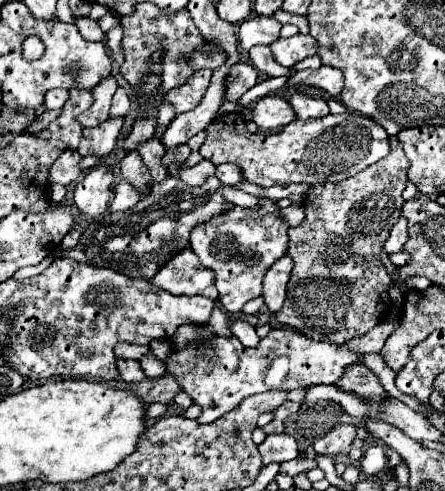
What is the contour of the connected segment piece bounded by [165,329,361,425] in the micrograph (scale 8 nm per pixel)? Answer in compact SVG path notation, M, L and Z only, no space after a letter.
M271 329L265 339L259 341L255 349L243 347L237 337L219 337L219 335L207 335L205 331L197 341L193 341L187 349L183 351L173 351L171 359L165 361L167 371L175 377L175 381L187 391L187 395L197 403L203 413L195 419L197 423L213 423L231 409L235 409L245 397L263 393L269 389L299 389L299 387L309 387L309 385L321 385L321 383L337 383L343 375L343 369L351 363L359 363L361 355L351 353L345 345L331 345L325 341L313 341L307 339L305 335L291 331L291 329Z

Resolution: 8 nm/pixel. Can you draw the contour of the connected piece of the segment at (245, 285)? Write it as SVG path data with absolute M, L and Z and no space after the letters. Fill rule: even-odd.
M259 197L257 209L233 205L225 213L205 221L205 225L195 225L191 229L191 249L199 257L201 265L213 269L219 301L227 313L239 313L247 301L261 295L263 275L289 249L289 227L291 225L281 217L277 201Z

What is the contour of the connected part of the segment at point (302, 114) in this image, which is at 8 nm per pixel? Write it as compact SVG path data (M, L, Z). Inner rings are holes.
M303 93L291 95L289 103L293 105L297 119L319 119L319 117L325 117L329 113L329 107L323 99L313 99L313 97L307 97Z

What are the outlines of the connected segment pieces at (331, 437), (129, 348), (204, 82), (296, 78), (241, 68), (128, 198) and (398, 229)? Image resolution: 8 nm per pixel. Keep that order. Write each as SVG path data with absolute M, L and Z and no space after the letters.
M339 425L333 431L329 431L327 435L323 435L321 439L315 439L313 451L335 457L339 453L349 451L353 439L355 439L355 425Z
M129 343L115 345L115 357L117 359L141 359L145 353L149 353L149 347L129 345Z
M199 69L189 77L189 81L185 85L181 85L179 89L169 91L165 99L169 103L173 103L177 113L189 111L189 109L199 105L201 97L205 95L205 91L209 87L209 81L211 81L211 69Z
M319 67L315 71L301 71L301 73L291 75L287 81L287 87L295 87L295 85L317 87L317 89L329 93L331 97L339 97L341 87L343 87L343 75L337 69Z
M239 63L229 71L229 89L225 93L227 101L237 101L245 91L249 91L257 83L257 71L253 65Z
M121 179L115 187L113 187L113 199L111 199L111 211L127 211L133 205L137 205L137 201L141 201L141 193L125 179Z
M401 217L399 221L397 221L397 225L393 225L393 229L391 229L391 233L389 233L389 239L385 241L385 253L395 253L395 251L401 251L403 249L403 245L407 243L407 239L409 239L409 233L407 233L407 221L405 221L405 217Z

